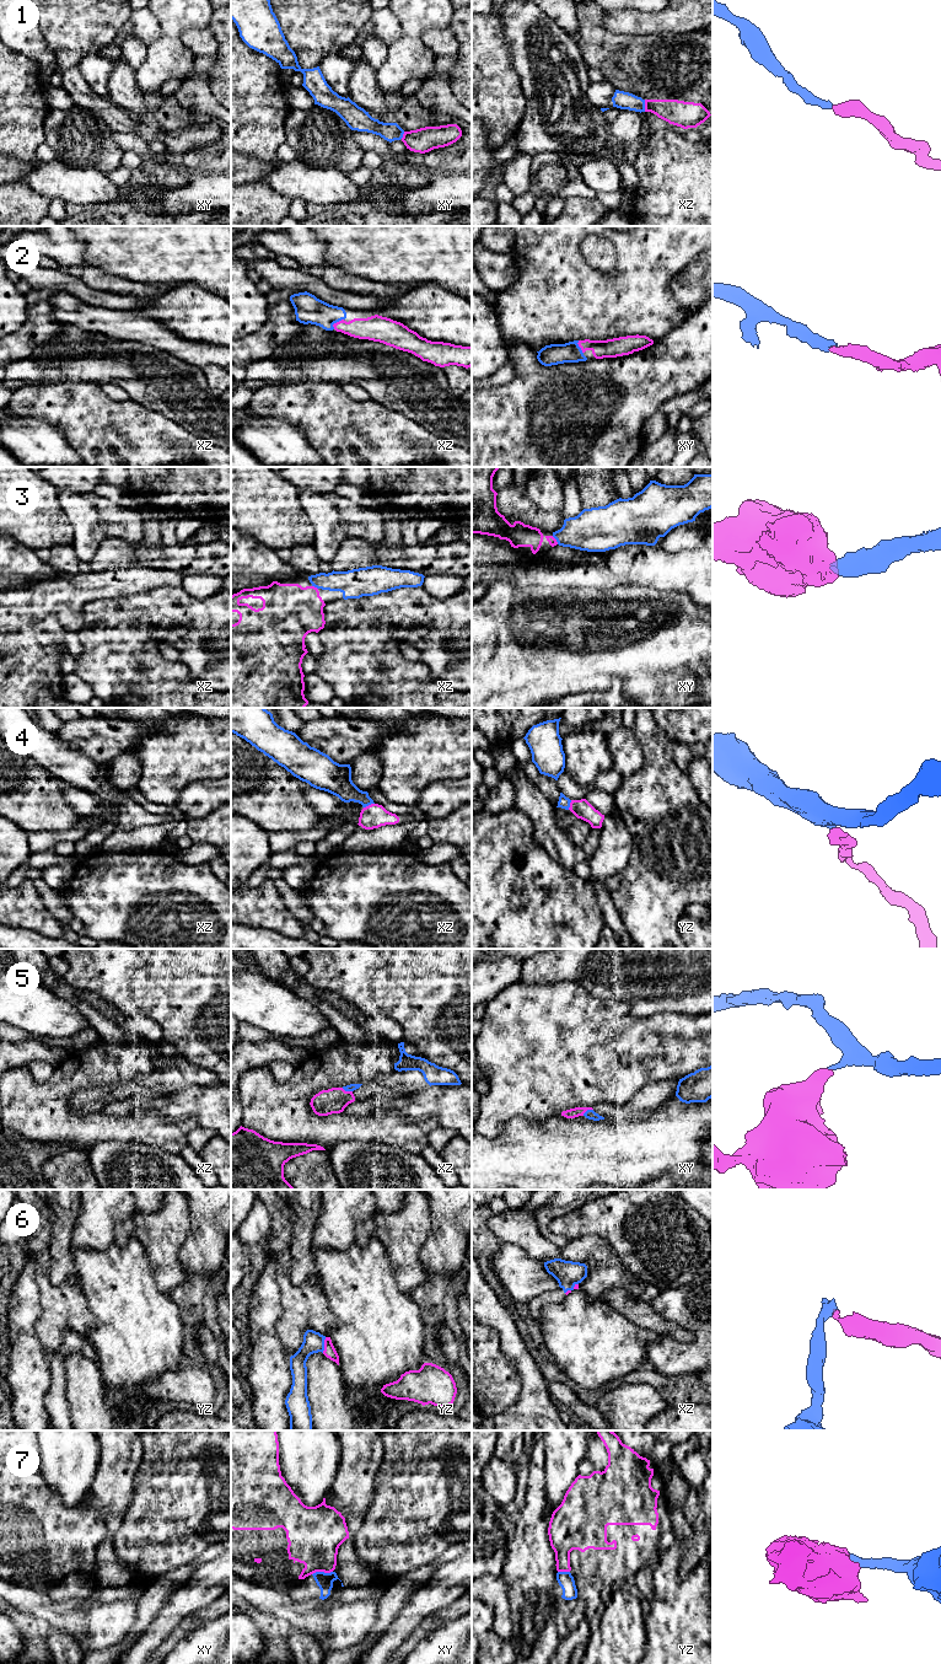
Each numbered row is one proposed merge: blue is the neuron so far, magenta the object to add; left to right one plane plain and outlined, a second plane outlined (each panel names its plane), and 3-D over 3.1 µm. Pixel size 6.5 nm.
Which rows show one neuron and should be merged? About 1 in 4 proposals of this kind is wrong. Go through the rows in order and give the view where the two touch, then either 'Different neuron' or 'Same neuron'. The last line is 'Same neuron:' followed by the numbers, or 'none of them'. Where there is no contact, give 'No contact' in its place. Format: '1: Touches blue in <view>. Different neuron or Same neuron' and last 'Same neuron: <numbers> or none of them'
1: Touches blue in xz. Same neuron
2: Touches blue in xz. Same neuron
3: Touches blue in xz. Same neuron
4: Touches blue in xz. Same neuron
5: Touches blue in xy. Same neuron
6: Touches blue in yz. Same neuron
7: Touches blue in xy. Different neuron
Same neuron: 1, 2, 3, 4, 5, 6

